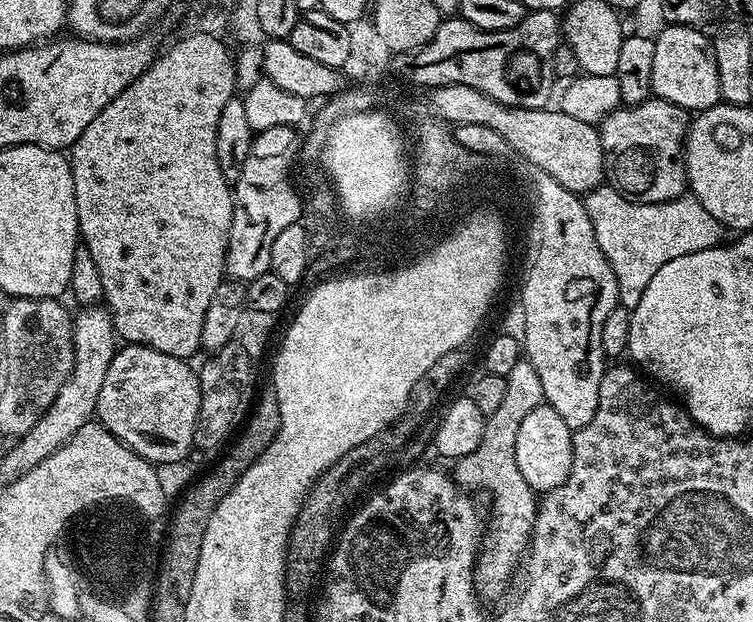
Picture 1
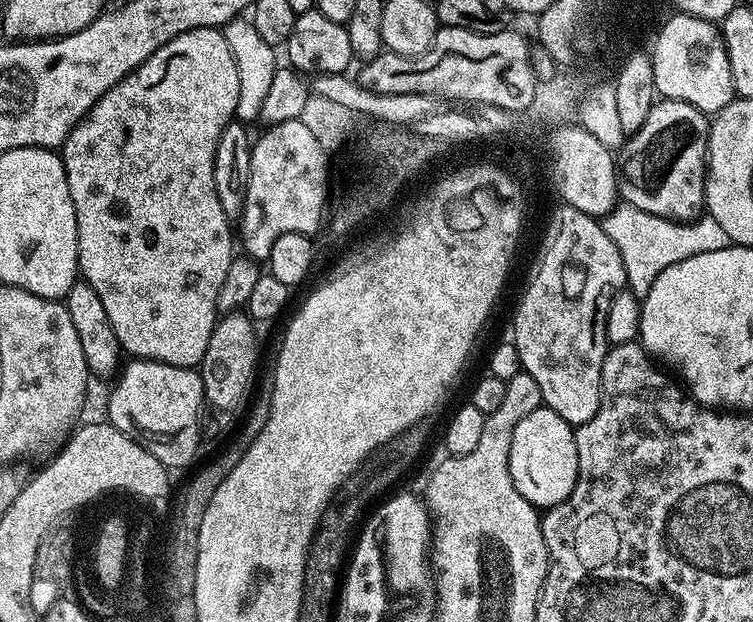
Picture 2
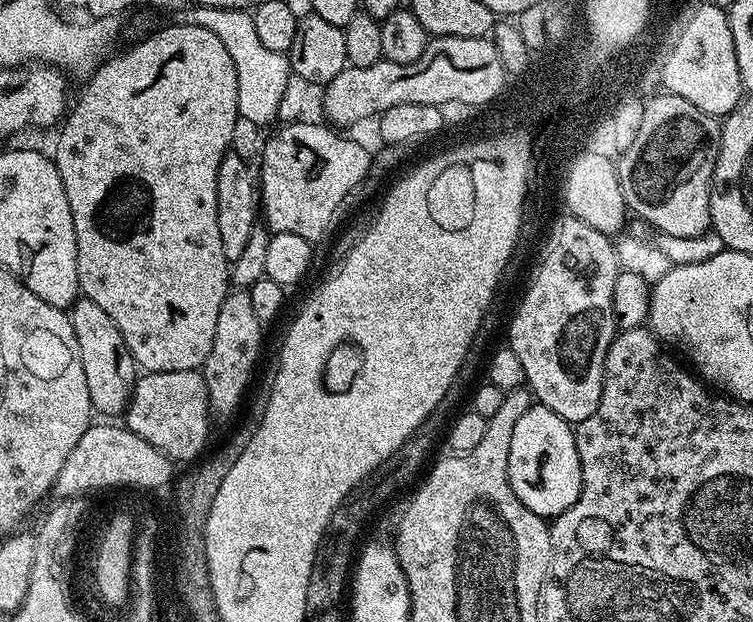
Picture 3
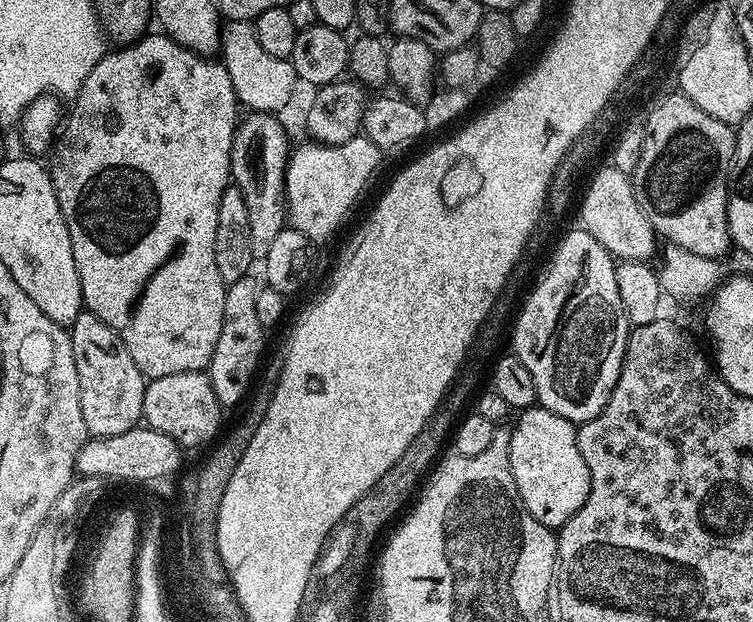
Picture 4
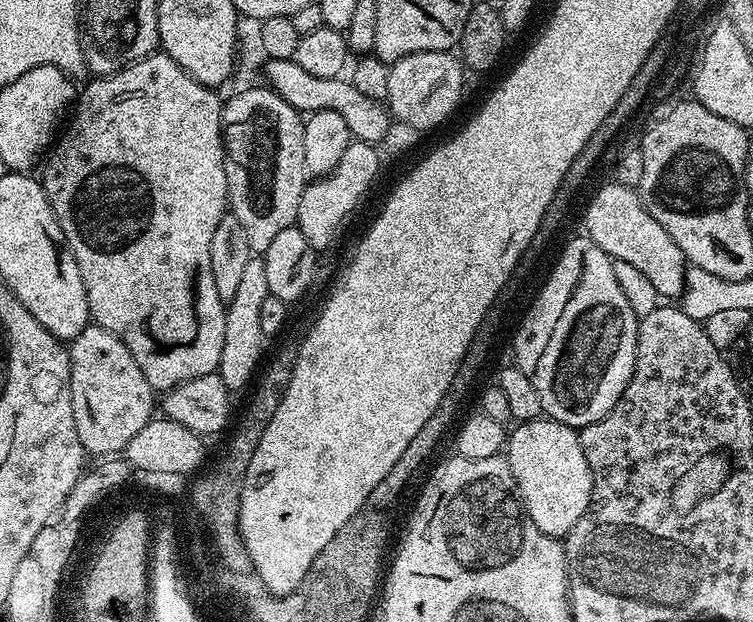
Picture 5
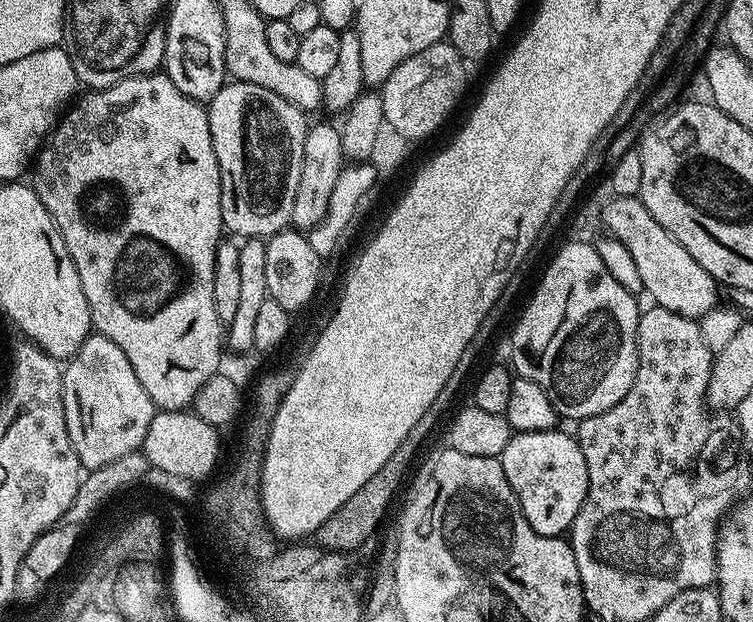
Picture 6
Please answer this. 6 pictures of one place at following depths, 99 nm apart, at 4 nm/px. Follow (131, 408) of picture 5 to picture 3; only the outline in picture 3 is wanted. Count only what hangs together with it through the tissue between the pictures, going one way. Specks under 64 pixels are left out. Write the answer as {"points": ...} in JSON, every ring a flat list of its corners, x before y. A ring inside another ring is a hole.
{"points":[[77,299,70,309,74,338,78,338,78,354,82,358,82,371,86,374,86,390,90,390,90,402,101,417,116,418,128,407,132,387,138,379,138,365,130,354,118,326,114,326,110,314,95,302]]}

